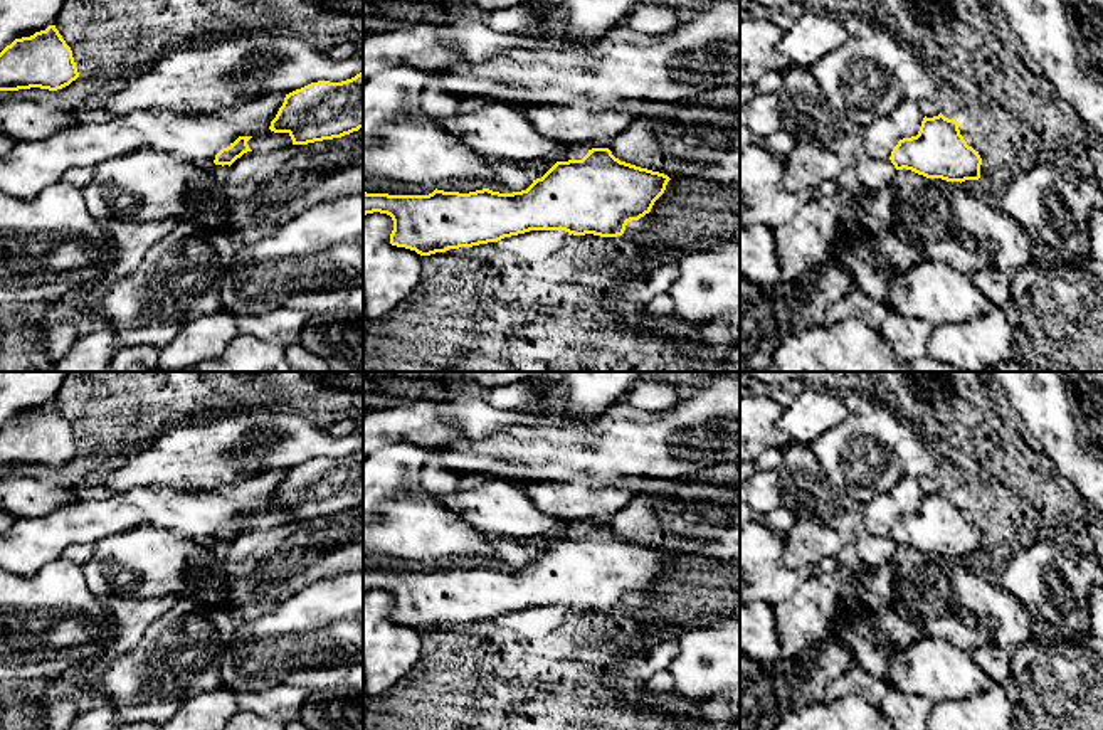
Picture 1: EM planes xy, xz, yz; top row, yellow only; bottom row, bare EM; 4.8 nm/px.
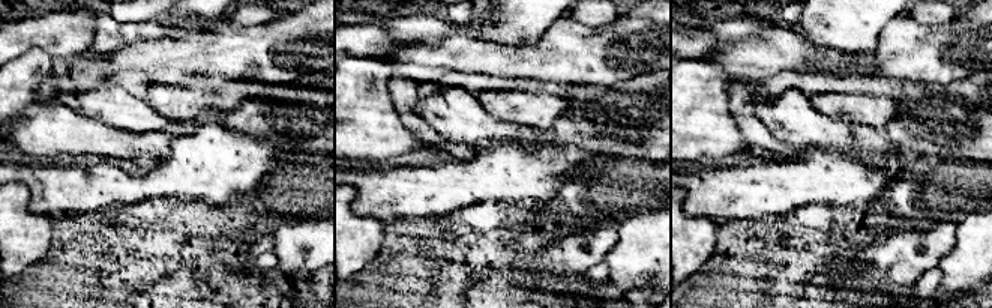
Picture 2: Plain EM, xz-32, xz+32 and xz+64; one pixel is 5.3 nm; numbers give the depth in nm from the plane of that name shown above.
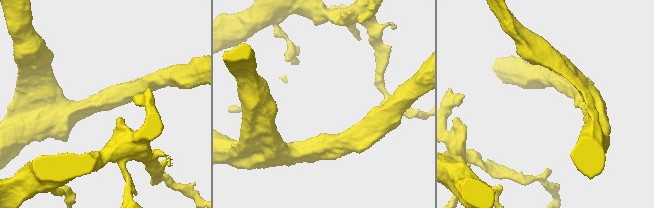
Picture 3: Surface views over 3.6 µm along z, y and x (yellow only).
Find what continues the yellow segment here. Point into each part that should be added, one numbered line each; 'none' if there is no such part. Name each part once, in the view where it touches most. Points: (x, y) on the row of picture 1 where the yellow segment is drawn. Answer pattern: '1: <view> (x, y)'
none

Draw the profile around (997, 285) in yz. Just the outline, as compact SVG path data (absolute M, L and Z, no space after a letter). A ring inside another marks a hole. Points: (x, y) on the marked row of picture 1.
M997 266L977 271L970 279L987 294L994 306L1004 309L1012 303L1012 272L1005 272Z

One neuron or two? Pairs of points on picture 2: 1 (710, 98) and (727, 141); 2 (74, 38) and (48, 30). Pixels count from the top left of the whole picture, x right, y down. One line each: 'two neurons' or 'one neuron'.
1: one neuron
2: one neuron

